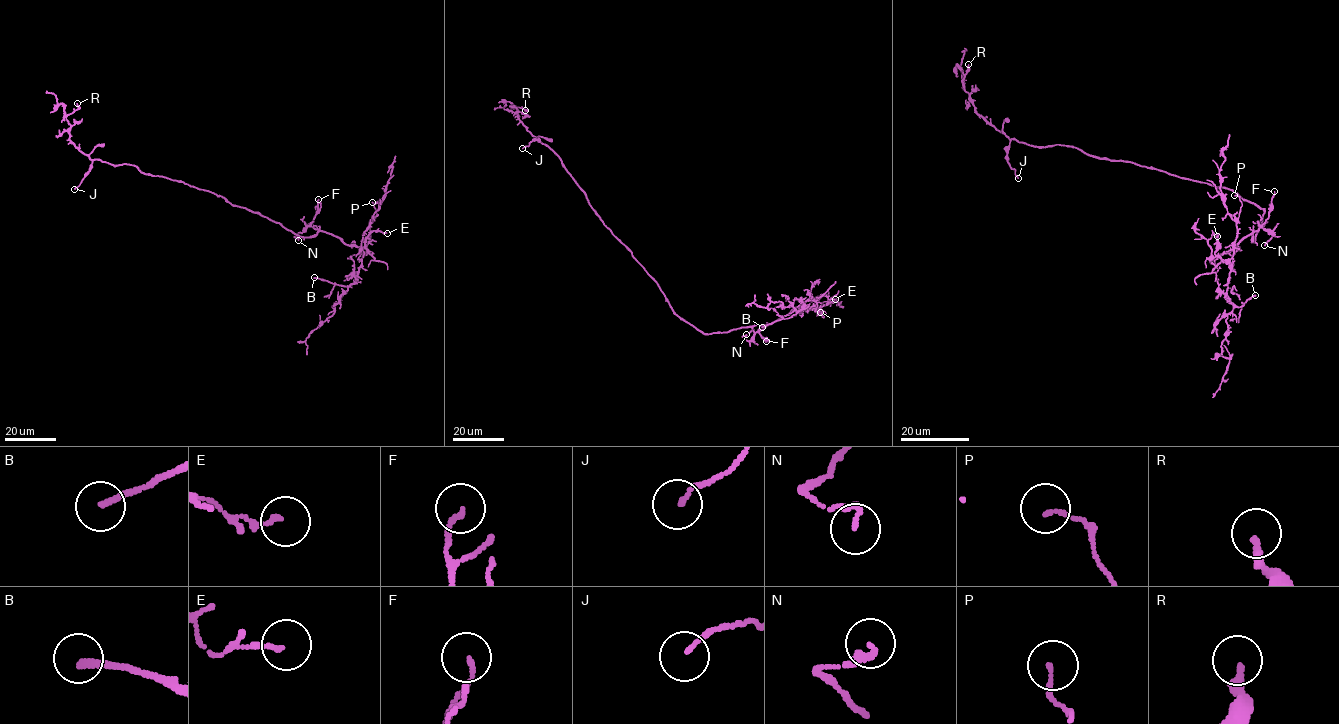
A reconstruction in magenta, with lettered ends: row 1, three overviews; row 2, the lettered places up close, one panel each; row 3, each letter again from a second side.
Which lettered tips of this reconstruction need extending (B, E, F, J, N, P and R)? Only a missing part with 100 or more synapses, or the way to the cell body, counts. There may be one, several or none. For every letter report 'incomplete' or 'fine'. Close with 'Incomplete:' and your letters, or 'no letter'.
B: fine
E: fine
F: fine
J: fine
N: fine
P: fine
R: fine
Incomplete: no letter

